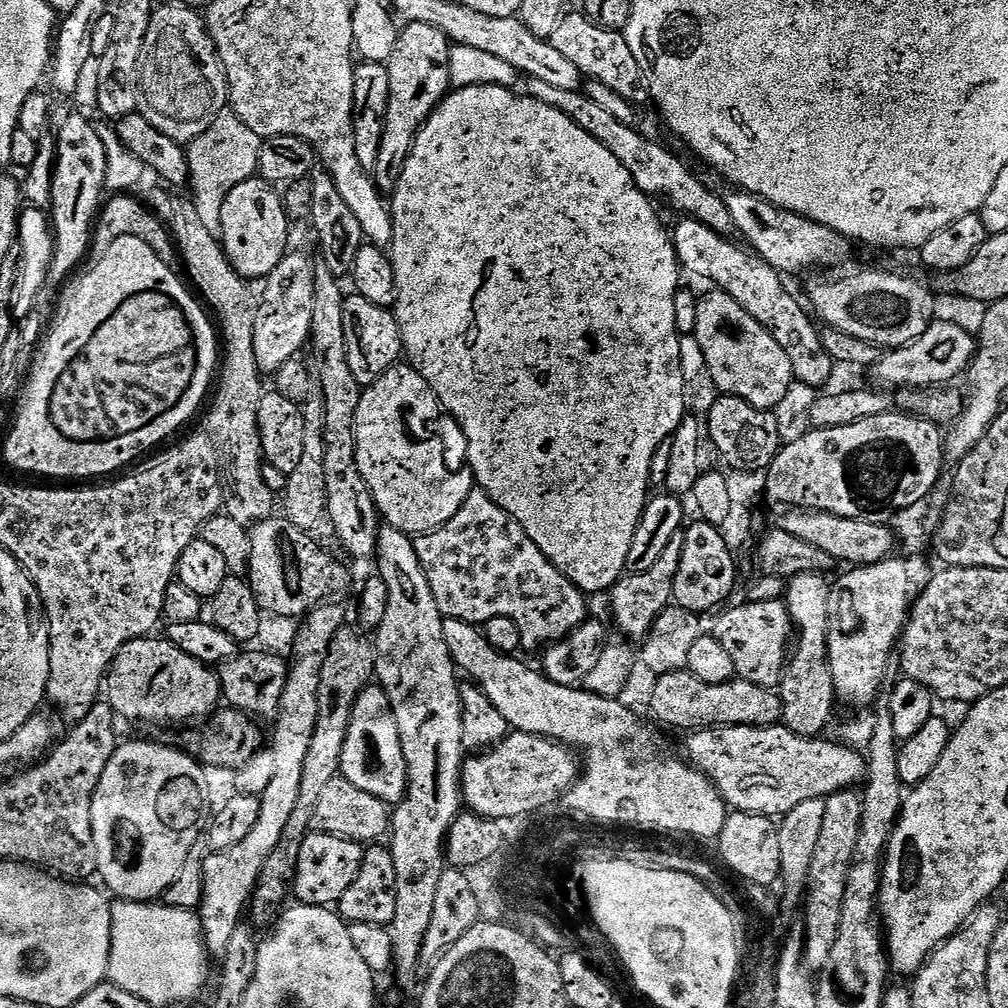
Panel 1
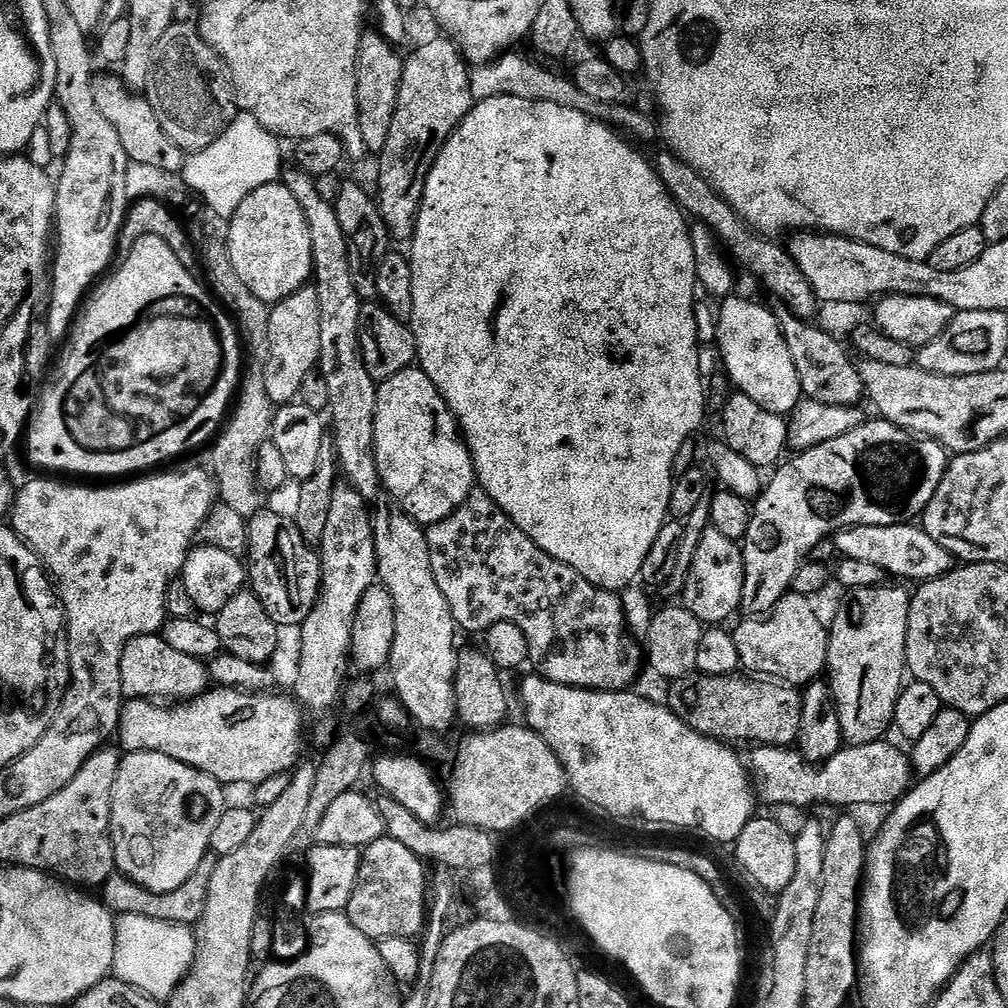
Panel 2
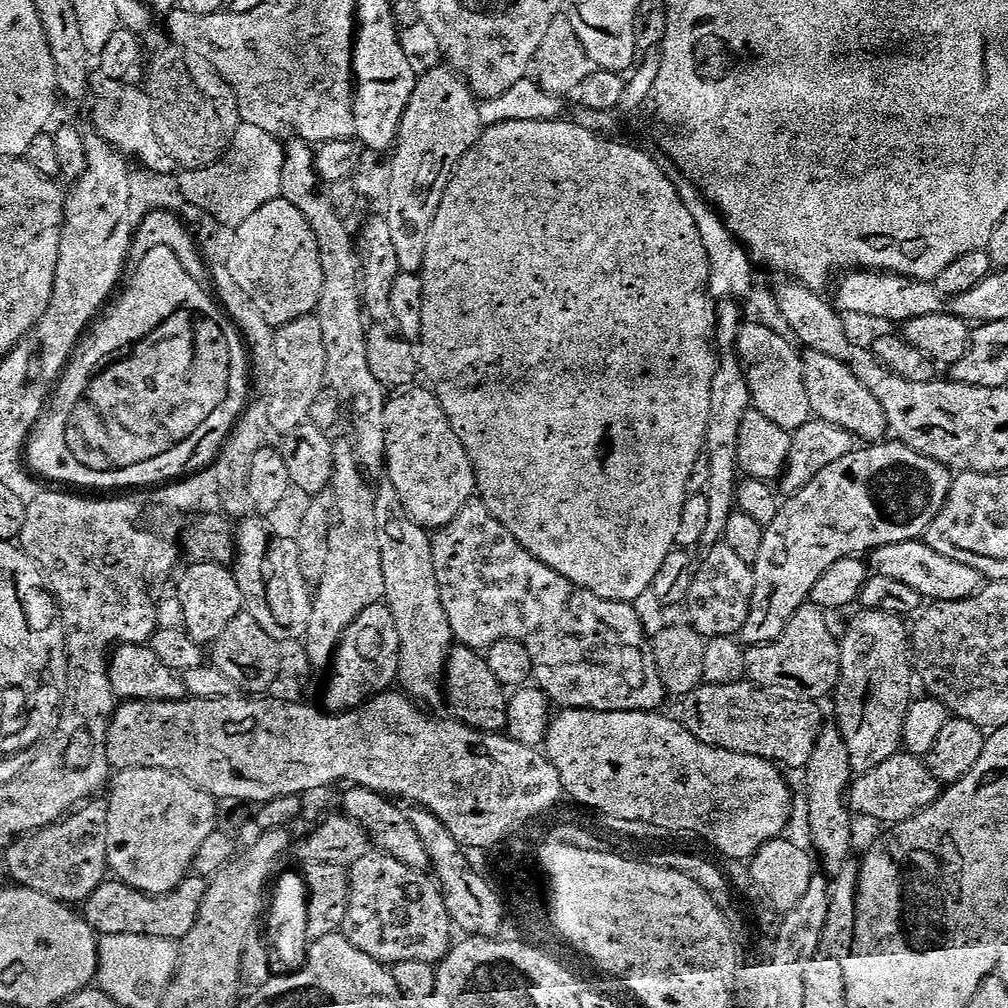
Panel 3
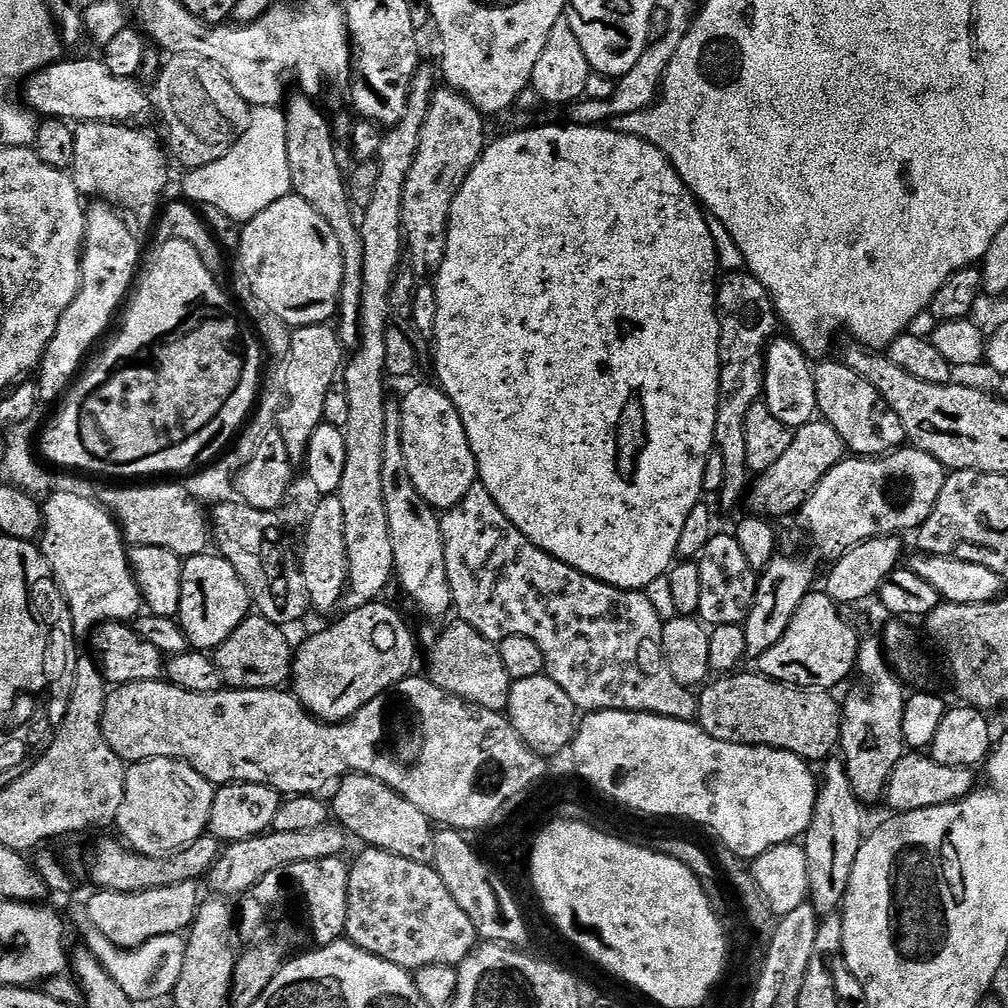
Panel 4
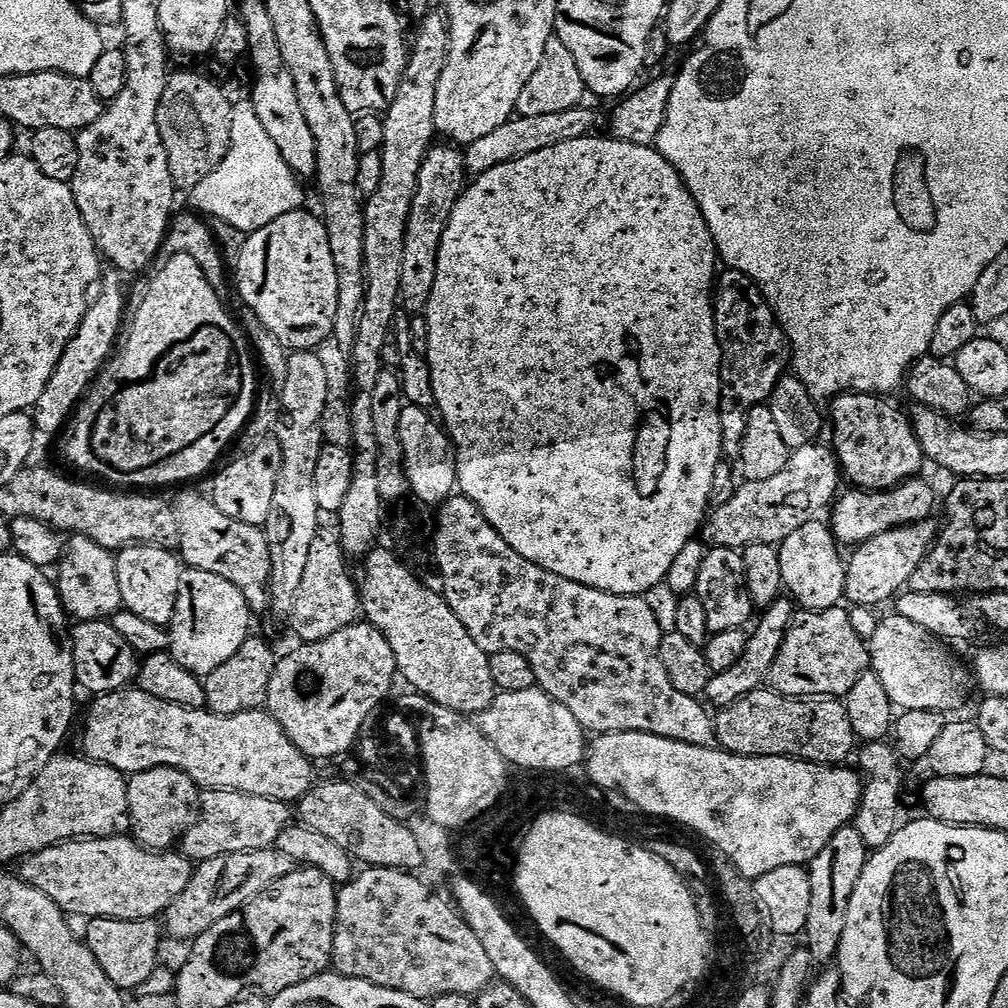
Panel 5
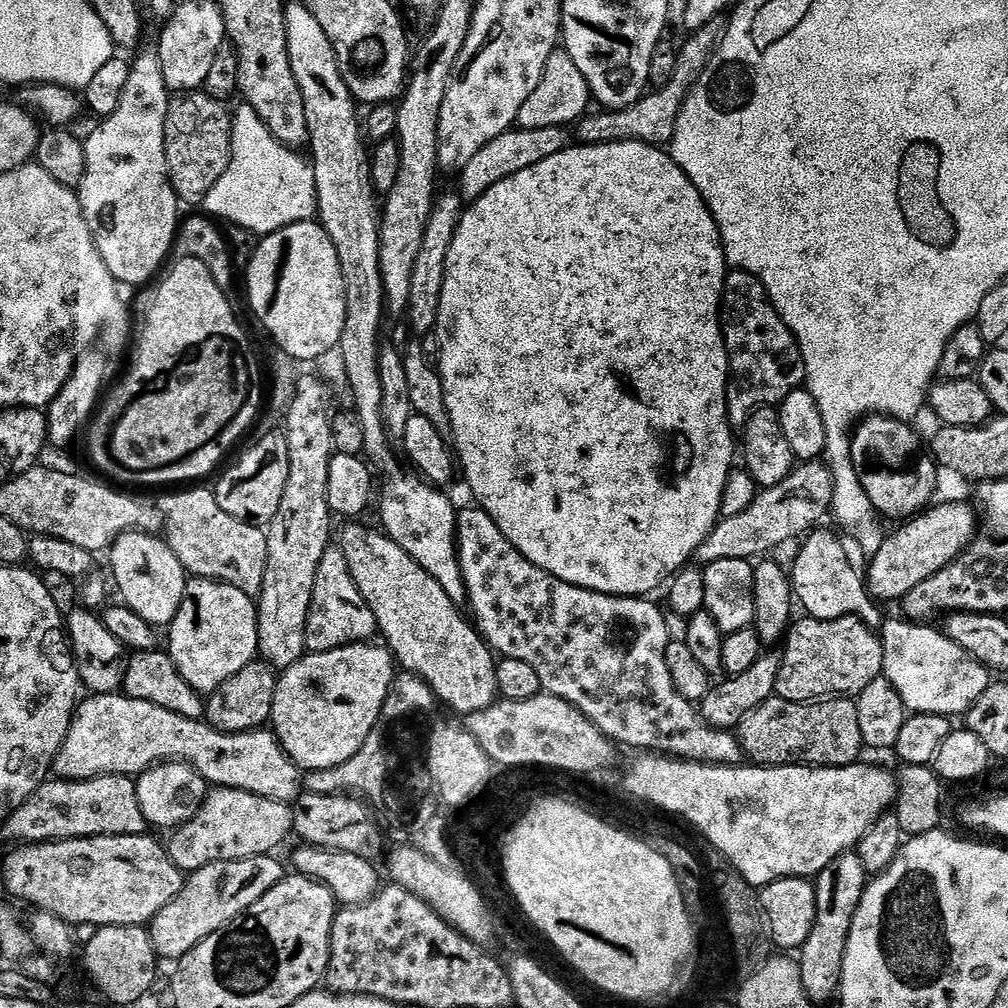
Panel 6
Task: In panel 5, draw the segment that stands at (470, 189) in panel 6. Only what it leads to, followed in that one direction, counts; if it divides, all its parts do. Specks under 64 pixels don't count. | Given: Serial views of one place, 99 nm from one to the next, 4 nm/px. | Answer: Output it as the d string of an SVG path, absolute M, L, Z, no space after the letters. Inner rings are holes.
M587 106L561 110L559 114L517 115L502 126L498 126L498 130L478 138L478 142L467 145L464 152L464 166L473 177L478 177L486 170L492 170L494 166L500 166L502 162L534 154L534 150L546 150L546 146L558 146L574 138L591 136L596 131L596 112Z

